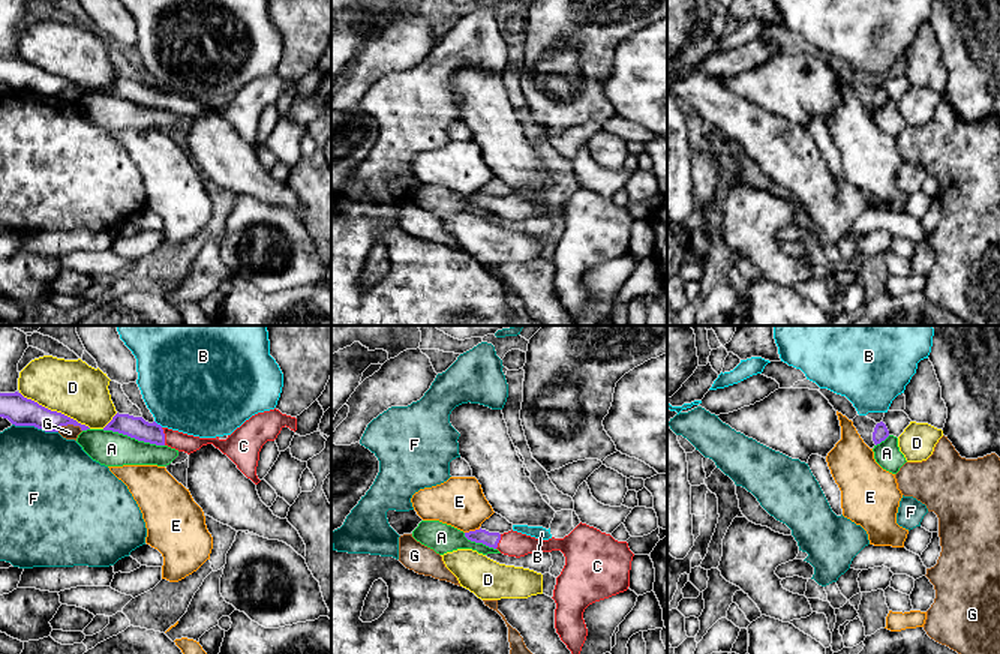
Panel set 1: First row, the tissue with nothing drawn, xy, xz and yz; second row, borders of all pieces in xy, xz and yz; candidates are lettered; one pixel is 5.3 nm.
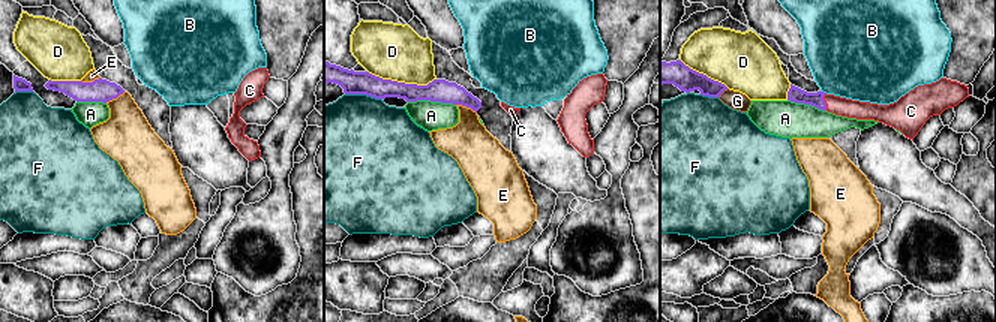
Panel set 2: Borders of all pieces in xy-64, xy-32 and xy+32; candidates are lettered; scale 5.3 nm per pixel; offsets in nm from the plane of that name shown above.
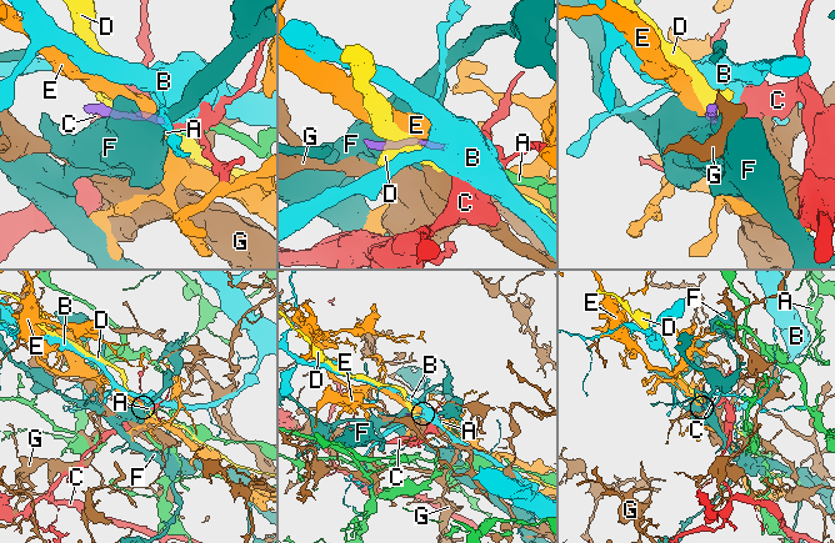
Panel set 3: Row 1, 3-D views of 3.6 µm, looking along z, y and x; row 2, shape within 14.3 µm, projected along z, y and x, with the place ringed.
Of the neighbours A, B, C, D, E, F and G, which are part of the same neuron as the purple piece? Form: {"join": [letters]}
{"join": ["C"]}

